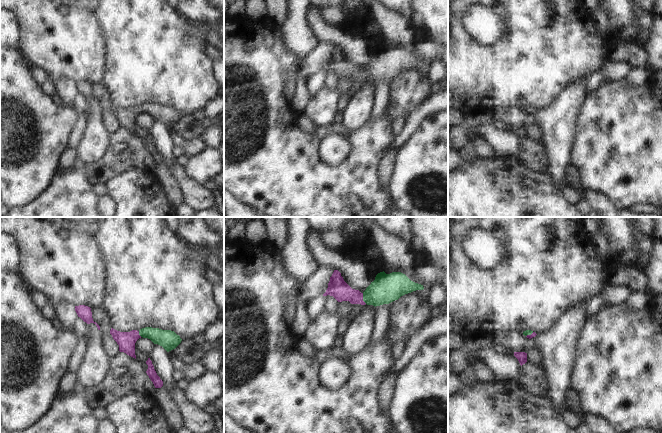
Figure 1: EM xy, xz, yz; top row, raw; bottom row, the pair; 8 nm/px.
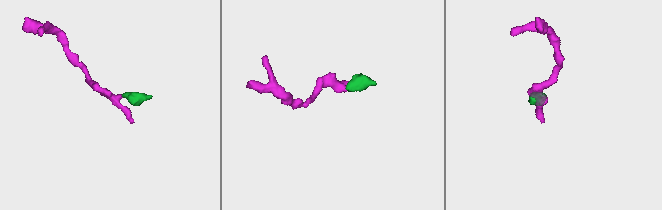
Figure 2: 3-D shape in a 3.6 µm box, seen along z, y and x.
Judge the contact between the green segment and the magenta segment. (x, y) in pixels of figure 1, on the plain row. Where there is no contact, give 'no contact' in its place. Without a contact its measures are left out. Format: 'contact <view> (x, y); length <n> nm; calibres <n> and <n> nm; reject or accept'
contact xz (363, 74); length 90 nm; calibres 240 and 160 nm; accept

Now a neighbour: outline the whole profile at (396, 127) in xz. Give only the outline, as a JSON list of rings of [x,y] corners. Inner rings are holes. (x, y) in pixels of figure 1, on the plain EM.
[[[407,116],[401,117],[401,118],[397,118],[391,124],[391,131],[392,131],[393,137],[398,136],[401,133],[403,127],[405,125],[406,118],[407,118]]]

